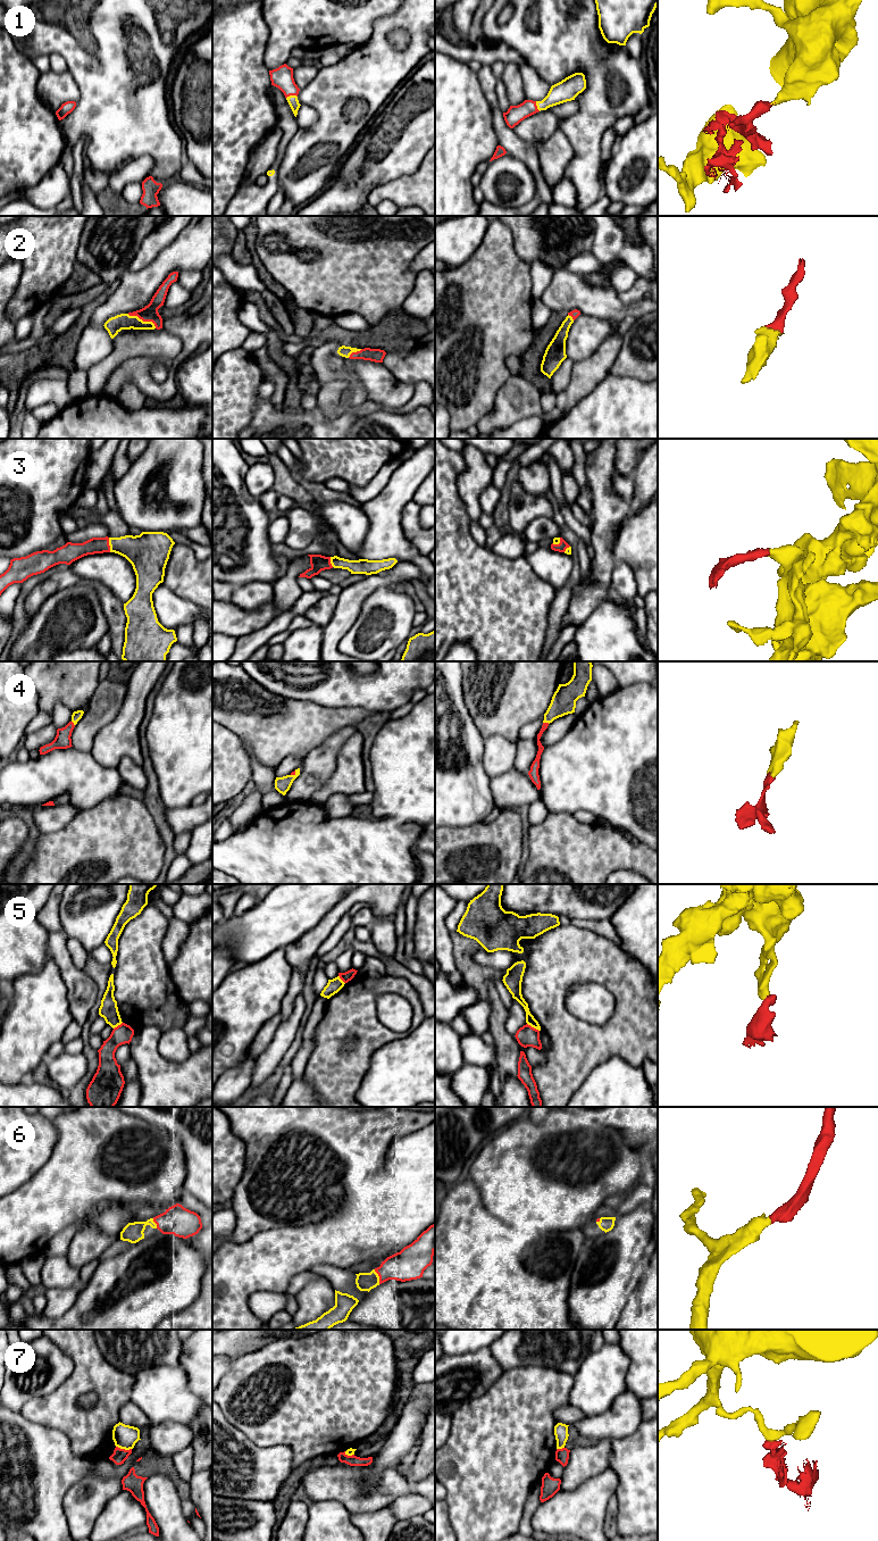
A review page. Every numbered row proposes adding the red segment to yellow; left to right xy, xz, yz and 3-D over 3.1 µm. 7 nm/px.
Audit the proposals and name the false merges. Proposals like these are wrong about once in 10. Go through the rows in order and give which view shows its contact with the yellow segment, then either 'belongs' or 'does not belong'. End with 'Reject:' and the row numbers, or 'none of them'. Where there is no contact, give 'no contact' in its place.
1: meets yellow in xz; belongs
2: meets yellow in xy; belongs
3: meets yellow in xy; belongs
4: meets yellow in yz; belongs
5: meets yellow in yz; does not belong
6: meets yellow in xz; belongs
7: meets yellow in xy; does not belong
Reject: 5, 7

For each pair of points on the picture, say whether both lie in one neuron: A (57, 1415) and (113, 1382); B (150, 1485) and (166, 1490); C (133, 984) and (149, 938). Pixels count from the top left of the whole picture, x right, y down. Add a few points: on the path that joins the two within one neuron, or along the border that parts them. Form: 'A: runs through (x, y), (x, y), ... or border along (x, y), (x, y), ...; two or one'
A: runs through (67, 1400), (85, 1382), (98, 1382); one
B: runs through (153, 1487), (162, 1490); one
C: runs through (136, 973), (136, 968), (140, 965), (140, 949); one

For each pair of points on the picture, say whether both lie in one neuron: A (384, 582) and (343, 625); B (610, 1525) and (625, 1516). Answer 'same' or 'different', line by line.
A: same
B: different

